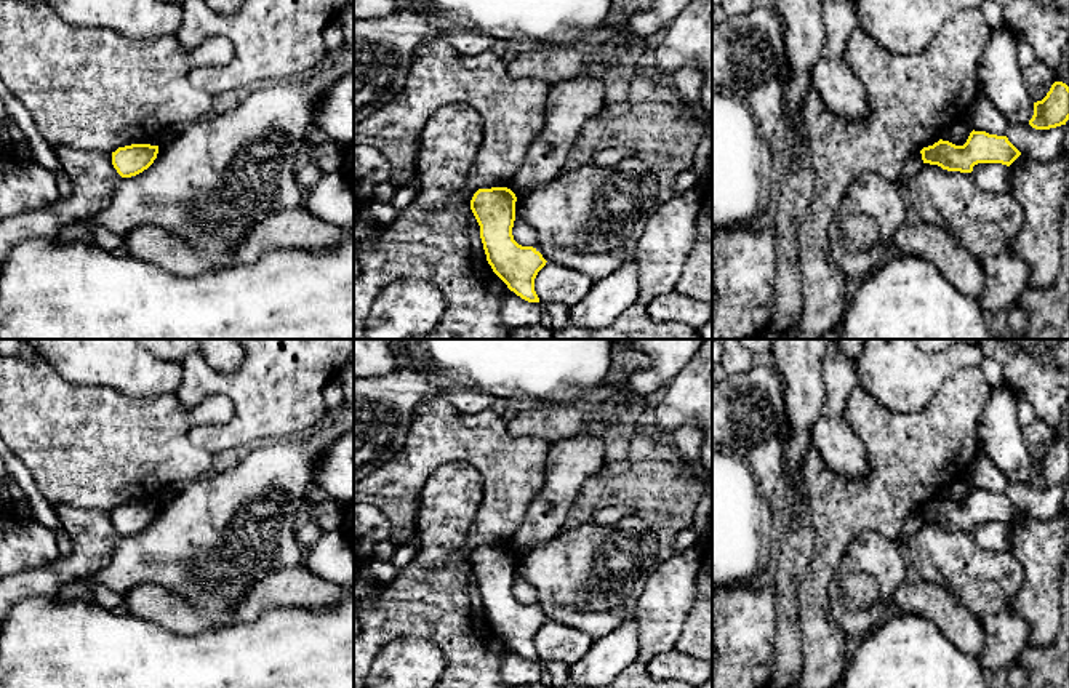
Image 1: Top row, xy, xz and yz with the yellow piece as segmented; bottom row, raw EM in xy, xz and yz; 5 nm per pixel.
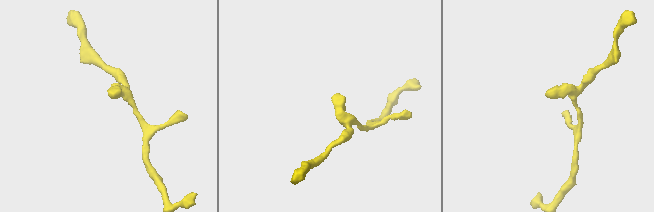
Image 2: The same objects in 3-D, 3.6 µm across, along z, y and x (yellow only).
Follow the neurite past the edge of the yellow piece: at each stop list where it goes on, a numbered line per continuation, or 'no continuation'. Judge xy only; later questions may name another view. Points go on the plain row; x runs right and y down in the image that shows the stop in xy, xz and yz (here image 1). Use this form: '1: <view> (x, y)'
no continuation

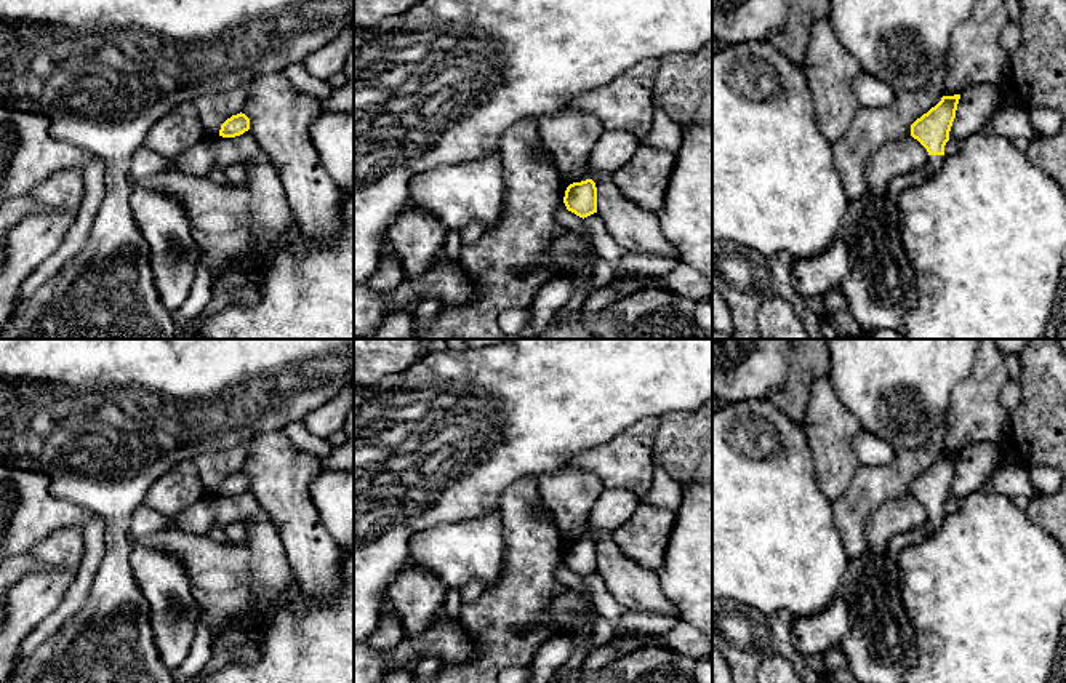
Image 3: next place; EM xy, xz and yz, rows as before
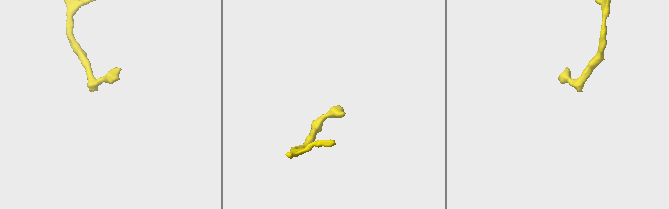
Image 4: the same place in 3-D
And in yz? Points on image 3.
1: yz (935, 520)

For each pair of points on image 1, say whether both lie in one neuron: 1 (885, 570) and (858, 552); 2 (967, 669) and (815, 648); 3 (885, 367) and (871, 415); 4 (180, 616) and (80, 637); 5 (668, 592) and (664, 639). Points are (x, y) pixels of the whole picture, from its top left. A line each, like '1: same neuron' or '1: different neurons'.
1: same neuron
2: different neurons
3: different neurons
4: different neurons
5: same neuron

